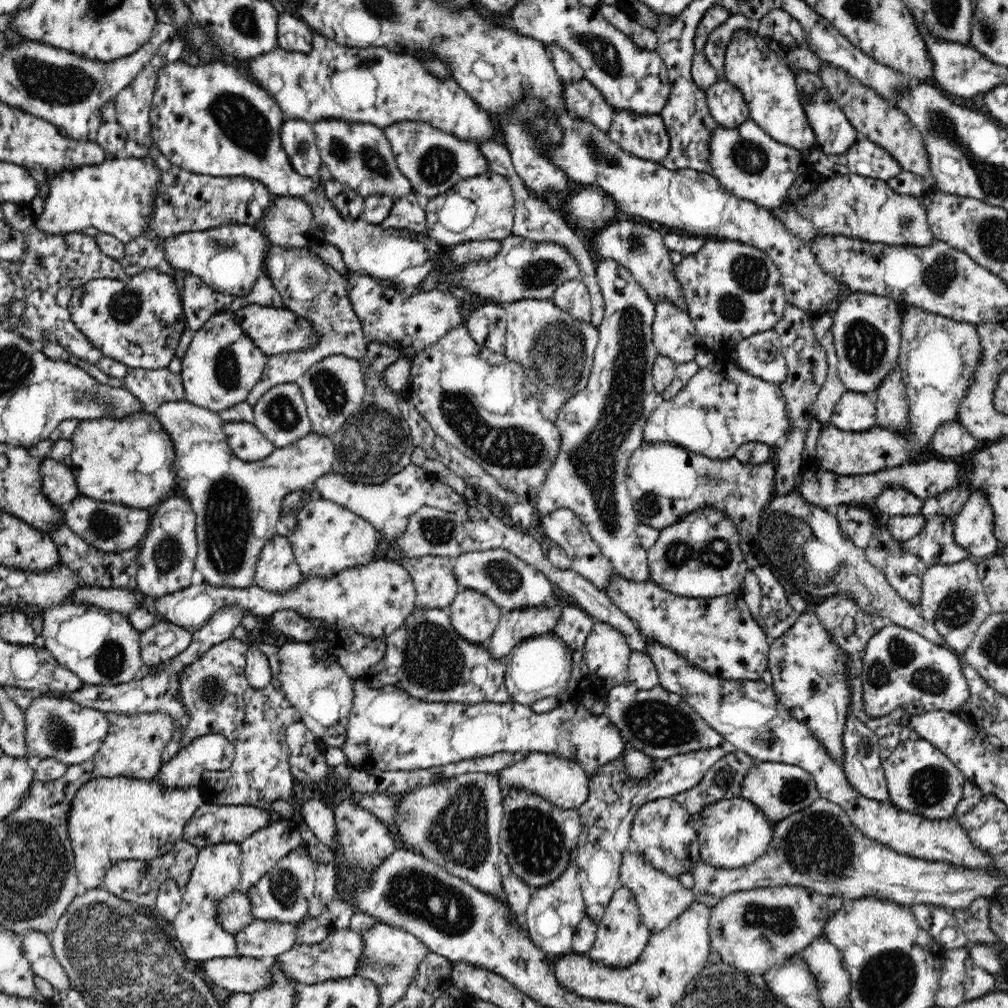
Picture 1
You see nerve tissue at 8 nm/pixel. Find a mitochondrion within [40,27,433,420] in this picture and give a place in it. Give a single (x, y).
(239, 119)

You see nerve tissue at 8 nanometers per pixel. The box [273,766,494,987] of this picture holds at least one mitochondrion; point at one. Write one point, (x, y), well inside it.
(414, 893)

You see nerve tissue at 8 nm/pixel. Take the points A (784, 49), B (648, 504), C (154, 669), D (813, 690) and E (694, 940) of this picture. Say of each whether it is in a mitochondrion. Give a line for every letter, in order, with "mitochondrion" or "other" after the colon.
A: other
B: mitochondrion
C: other
D: mitochondrion
E: other

